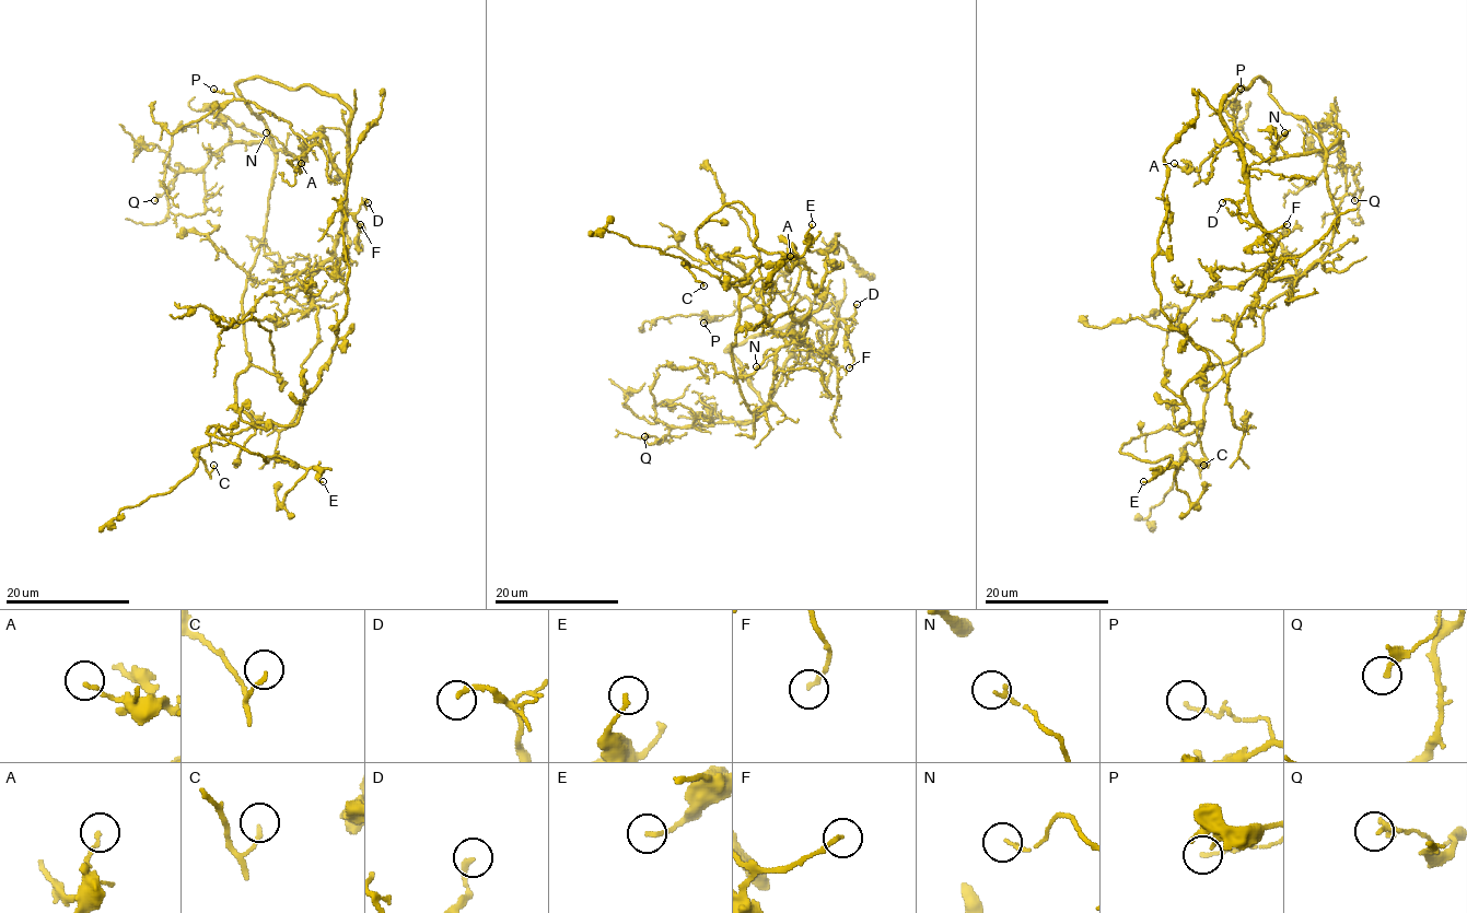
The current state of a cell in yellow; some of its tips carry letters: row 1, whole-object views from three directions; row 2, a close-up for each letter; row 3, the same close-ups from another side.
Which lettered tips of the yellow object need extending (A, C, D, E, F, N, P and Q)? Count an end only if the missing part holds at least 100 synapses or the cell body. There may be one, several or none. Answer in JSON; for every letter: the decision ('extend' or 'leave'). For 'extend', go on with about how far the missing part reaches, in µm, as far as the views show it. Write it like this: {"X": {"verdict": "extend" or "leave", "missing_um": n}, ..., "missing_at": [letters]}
{"A": {"verdict": "leave"}, "C": {"verdict": "leave"}, "D": {"verdict": "leave"}, "E": {"verdict": "leave"}, "F": {"verdict": "leave"}, "N": {"verdict": "leave"}, "P": {"verdict": "leave"}, "Q": {"verdict": "leave"}, "missing_at": []}

